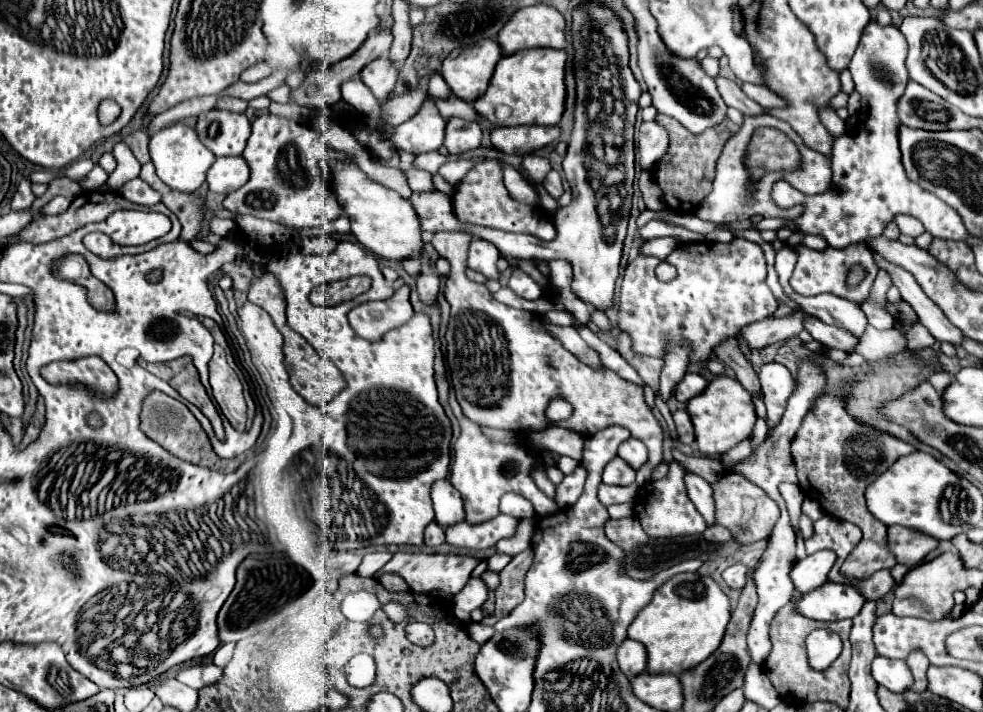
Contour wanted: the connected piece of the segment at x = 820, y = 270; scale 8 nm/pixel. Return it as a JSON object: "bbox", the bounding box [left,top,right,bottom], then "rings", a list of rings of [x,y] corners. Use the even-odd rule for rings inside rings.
{"bbox":[789,243,877,303],"rings":[[[855,243],[855,245],[849,245],[849,247],[843,247],[843,249],[831,249],[827,247],[825,251],[813,251],[813,249],[807,249],[807,247],[795,247],[797,253],[799,253],[799,261],[797,261],[797,273],[791,275],[789,279],[789,285],[793,287],[795,293],[799,295],[819,295],[819,293],[833,293],[837,297],[843,297],[847,301],[853,301],[853,303],[863,303],[869,299],[869,293],[871,293],[871,285],[875,281],[875,275],[877,275],[877,263],[873,259],[873,255],[869,253],[869,249],[865,249],[863,243]],[[853,263],[861,263],[865,269],[867,269],[867,277],[865,281],[859,285],[859,287],[847,287],[845,283],[845,275],[847,275],[847,269],[853,265]]]}

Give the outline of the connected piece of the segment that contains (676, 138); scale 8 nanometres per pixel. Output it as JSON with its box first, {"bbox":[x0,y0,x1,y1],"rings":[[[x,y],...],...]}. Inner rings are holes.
{"bbox":[653,113,733,213],"rings":[[[657,113],[655,121],[667,129],[669,149],[659,159],[659,163],[653,171],[653,179],[659,185],[659,189],[663,193],[663,201],[671,211],[693,213],[697,209],[697,205],[711,193],[717,157],[721,155],[725,143],[729,141],[729,137],[733,133],[727,129],[707,129],[701,135],[693,135],[679,121],[675,121],[673,117],[667,117],[663,113]]]}

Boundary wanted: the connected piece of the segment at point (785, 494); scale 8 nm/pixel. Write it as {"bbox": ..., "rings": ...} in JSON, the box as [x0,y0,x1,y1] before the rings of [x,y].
{"bbox":[779,483,805,533],"rings":[[[781,483],[779,485],[779,491],[786,502],[791,524],[798,533],[801,533],[799,529],[799,517],[801,514],[801,506],[805,499],[803,491],[801,491],[798,484],[790,483]]]}

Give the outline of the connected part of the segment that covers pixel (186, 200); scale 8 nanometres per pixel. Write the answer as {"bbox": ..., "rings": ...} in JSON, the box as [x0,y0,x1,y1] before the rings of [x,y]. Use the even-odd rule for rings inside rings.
{"bbox":[141,163,205,241],"rings":[[[147,163],[141,167],[141,175],[143,181],[147,181],[159,195],[161,201],[177,215],[179,223],[181,223],[181,235],[179,239],[183,241],[193,241],[201,229],[201,221],[203,221],[203,213],[205,213],[205,199],[201,195],[195,193],[181,193],[181,191],[173,191],[169,189],[155,173],[153,165]]]}

